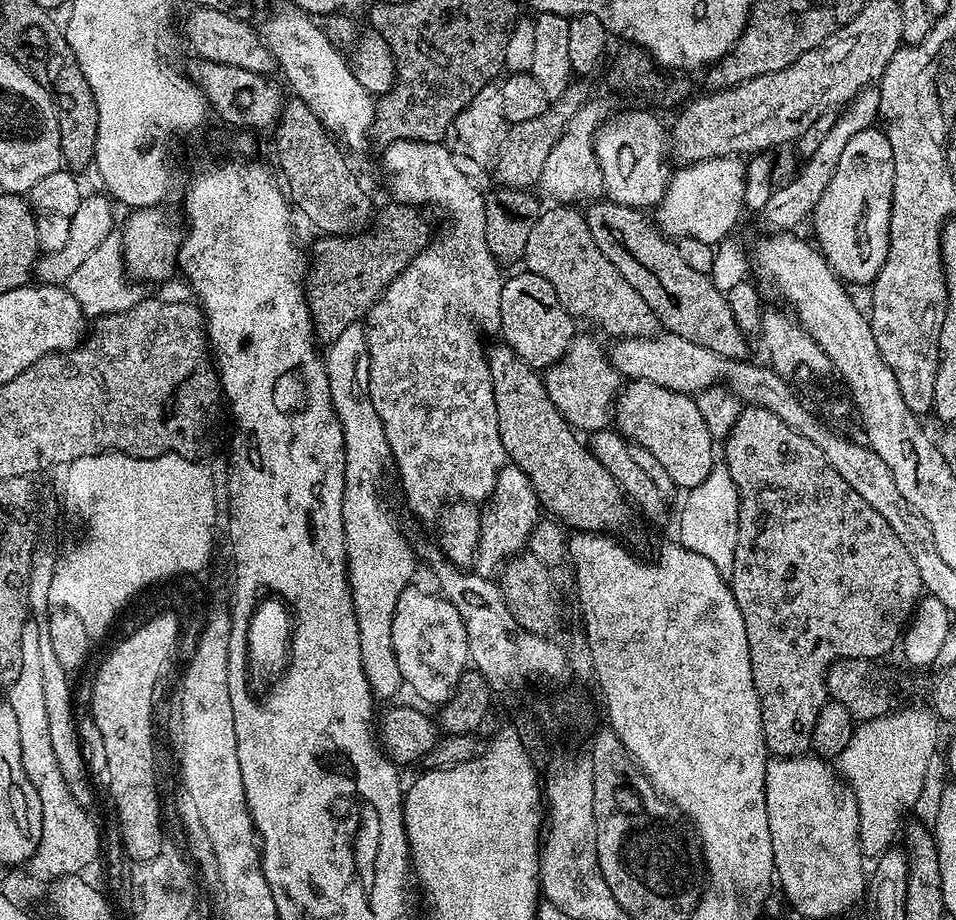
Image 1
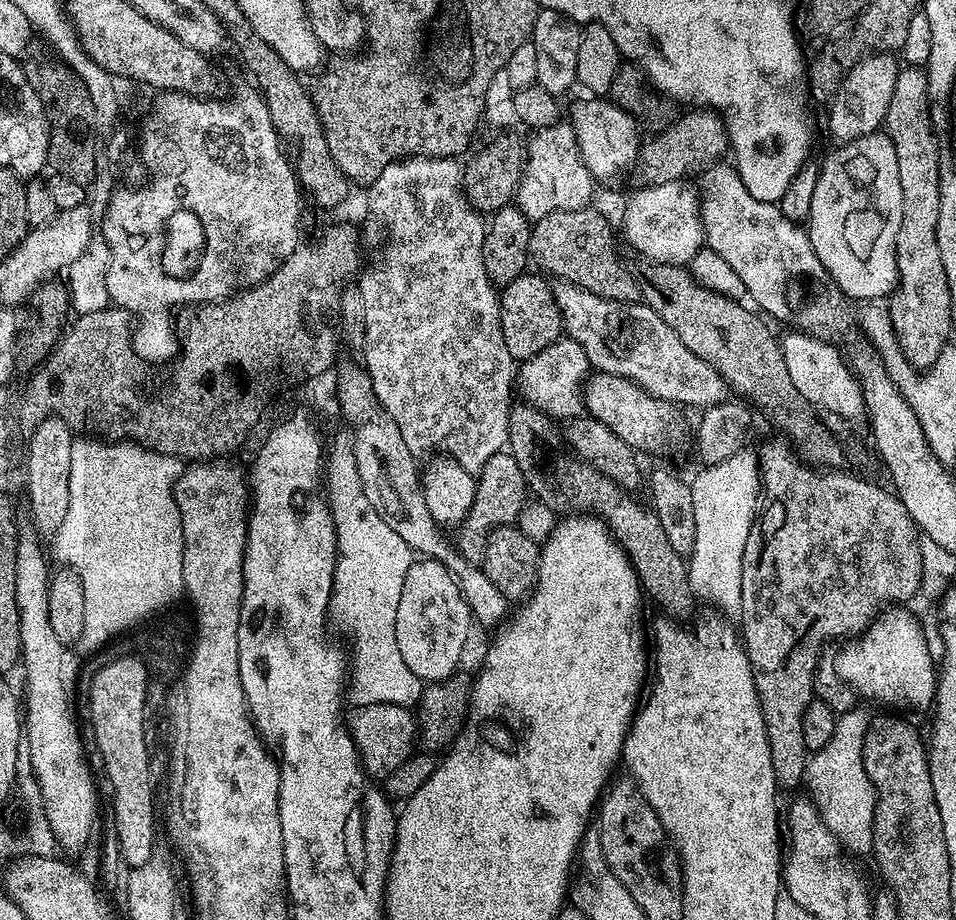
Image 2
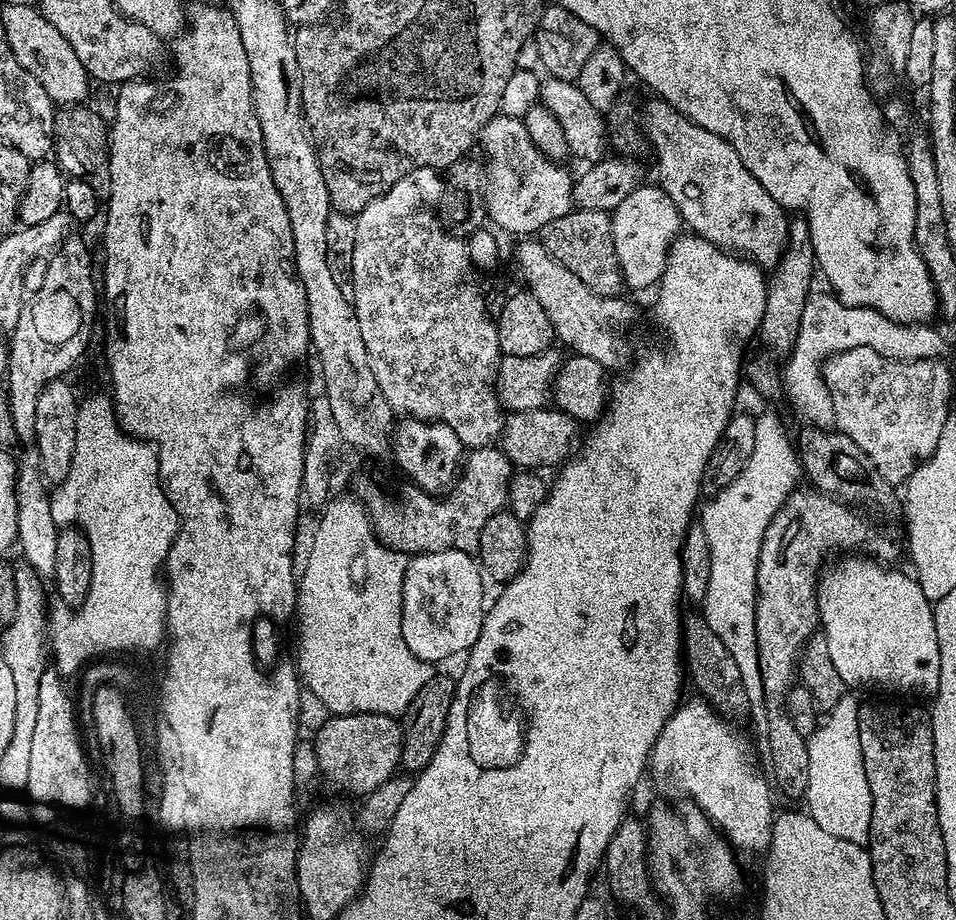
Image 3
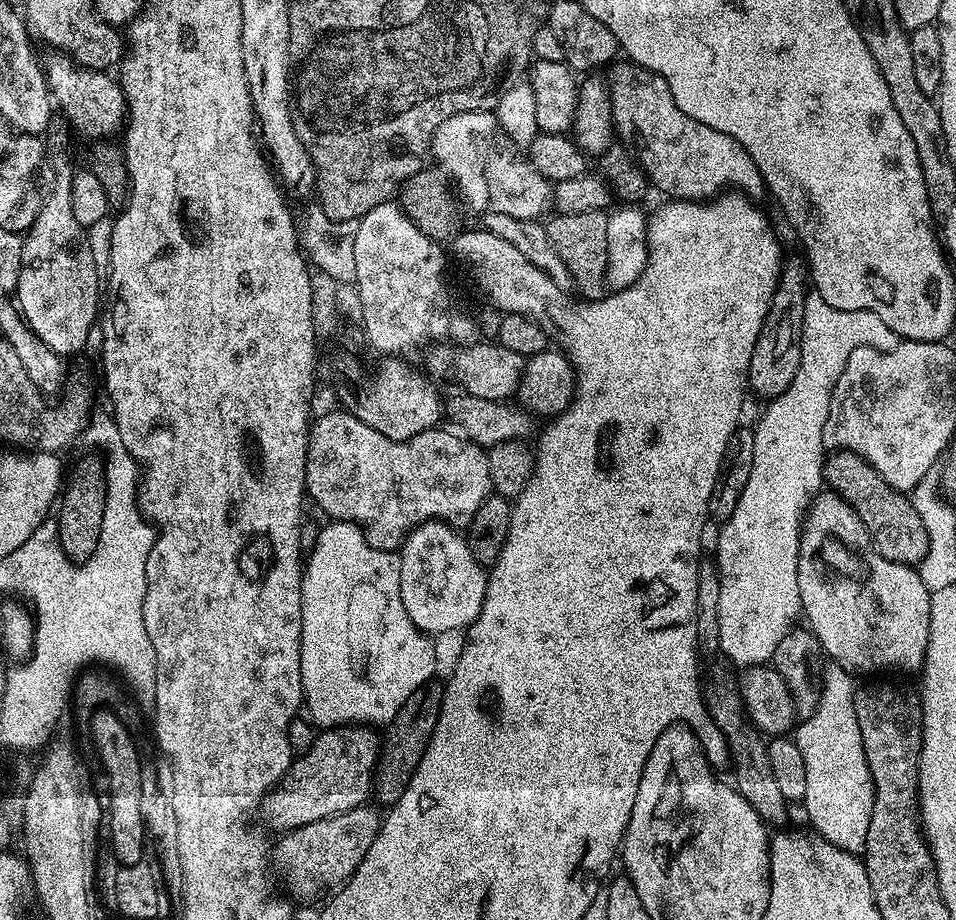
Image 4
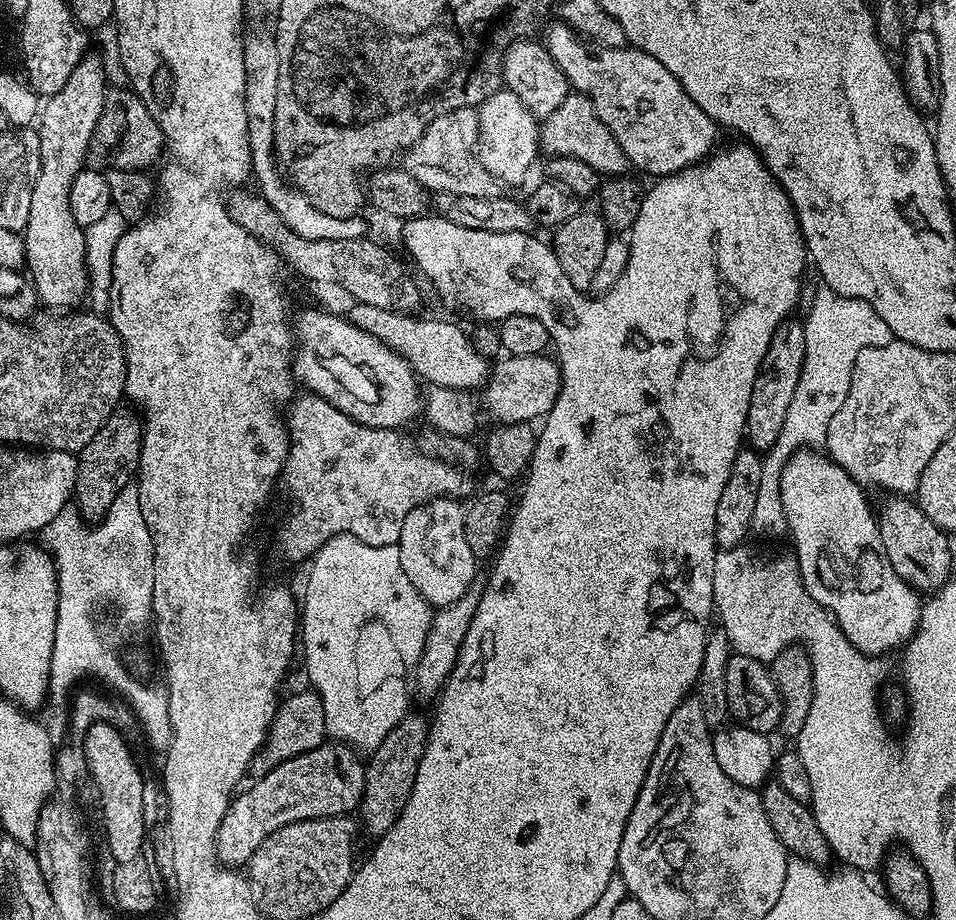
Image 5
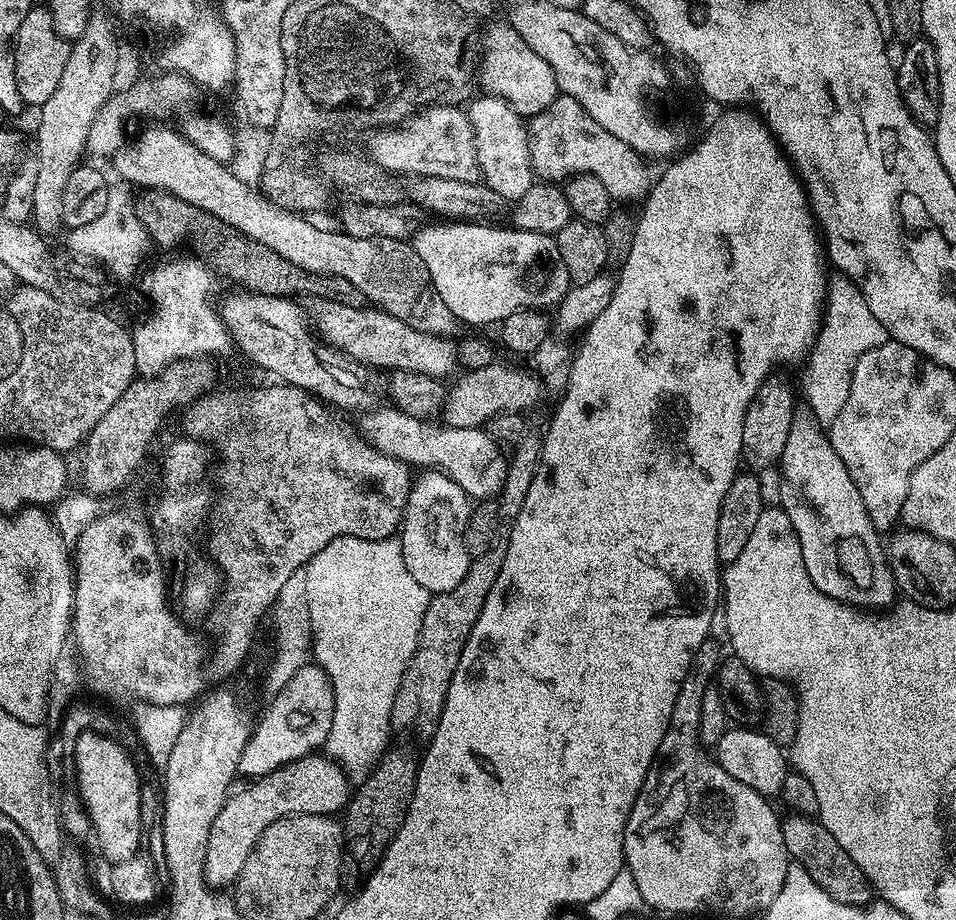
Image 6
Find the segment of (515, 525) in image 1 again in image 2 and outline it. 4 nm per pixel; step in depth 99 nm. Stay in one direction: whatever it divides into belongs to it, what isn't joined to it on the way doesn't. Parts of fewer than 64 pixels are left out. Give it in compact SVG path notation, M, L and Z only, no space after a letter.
M505 450L494 454L494 458L490 458L490 462L486 462L484 471L479 473L474 506L468 517L460 523L454 536L454 543L460 549L461 554L472 564L483 565L488 536L503 524L515 525L518 514L529 496L528 484L511 452Z

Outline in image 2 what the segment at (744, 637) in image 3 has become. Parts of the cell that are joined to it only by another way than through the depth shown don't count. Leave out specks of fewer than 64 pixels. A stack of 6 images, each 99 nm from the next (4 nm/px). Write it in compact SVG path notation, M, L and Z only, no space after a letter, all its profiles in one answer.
M742 450L726 462L701 467L700 473L690 480L693 492L695 517L695 542L687 561L688 577L693 592L701 601L709 600L717 613L728 618L740 615L742 606L742 554L746 554L746 542L758 520L758 509L762 504L762 477L755 451Z

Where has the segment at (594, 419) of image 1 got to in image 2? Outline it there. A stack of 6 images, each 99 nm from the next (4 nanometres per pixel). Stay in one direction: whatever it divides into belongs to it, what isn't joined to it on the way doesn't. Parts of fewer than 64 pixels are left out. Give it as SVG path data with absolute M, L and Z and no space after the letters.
M561 335L546 350L534 354L534 358L523 361L518 368L518 392L527 403L532 404L540 412L546 413L557 422L573 420L575 416L585 415L584 386L588 382L590 365L586 358L586 350L578 346L567 336Z

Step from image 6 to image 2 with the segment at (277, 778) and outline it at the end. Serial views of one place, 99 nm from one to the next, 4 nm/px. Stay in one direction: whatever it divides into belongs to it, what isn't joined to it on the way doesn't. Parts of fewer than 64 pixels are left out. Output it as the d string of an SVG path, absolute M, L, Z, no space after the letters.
M361 704L353 709L346 723L364 770L369 777L387 778L417 751L418 729L413 709L402 704Z

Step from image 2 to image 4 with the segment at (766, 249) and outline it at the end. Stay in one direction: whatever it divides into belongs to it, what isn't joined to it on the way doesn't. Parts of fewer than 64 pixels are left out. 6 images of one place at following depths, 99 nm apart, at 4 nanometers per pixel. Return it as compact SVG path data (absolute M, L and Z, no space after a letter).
M631 62L623 63L611 69L612 80L610 76L614 132L630 149L653 189L661 188L668 198L701 202L721 195L725 189L739 190L749 198L765 195L758 166L734 138L682 114L661 76Z

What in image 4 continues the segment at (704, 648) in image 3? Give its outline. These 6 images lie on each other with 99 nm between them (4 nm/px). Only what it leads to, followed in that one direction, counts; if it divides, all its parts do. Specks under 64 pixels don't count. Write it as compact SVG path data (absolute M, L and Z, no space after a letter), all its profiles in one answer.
M712 664L705 676L703 673L702 704L728 742L731 759L734 761L734 767L736 766L736 791L742 794L742 798L746 798L746 802L750 802L750 806L754 806L754 810L758 810L765 824L775 826L787 818L790 802L782 794L782 789L778 787L778 781L774 778L765 737L759 728L752 725L752 719L749 718L746 706L742 702L737 673L731 667L728 668Z

